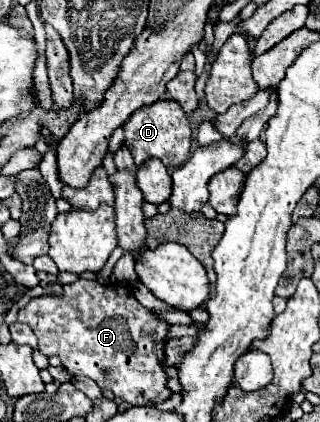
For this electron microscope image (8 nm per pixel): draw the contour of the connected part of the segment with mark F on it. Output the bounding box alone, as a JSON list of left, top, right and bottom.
[17,280,171,406]

